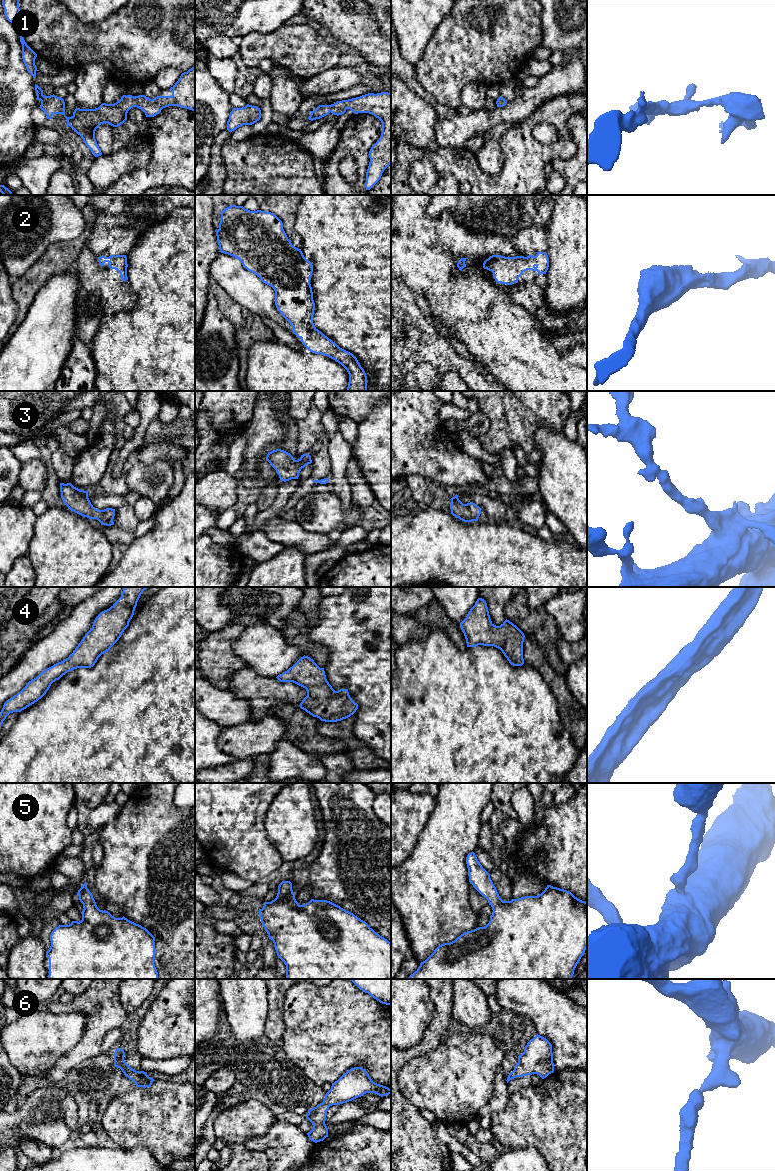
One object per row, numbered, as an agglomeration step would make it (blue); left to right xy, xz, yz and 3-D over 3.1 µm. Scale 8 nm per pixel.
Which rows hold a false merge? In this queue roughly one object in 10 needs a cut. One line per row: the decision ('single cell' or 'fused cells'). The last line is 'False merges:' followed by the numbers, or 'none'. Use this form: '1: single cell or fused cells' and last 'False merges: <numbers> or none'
1: single cell
2: single cell
3: single cell
4: single cell
5: single cell
6: single cell
False merges: none

